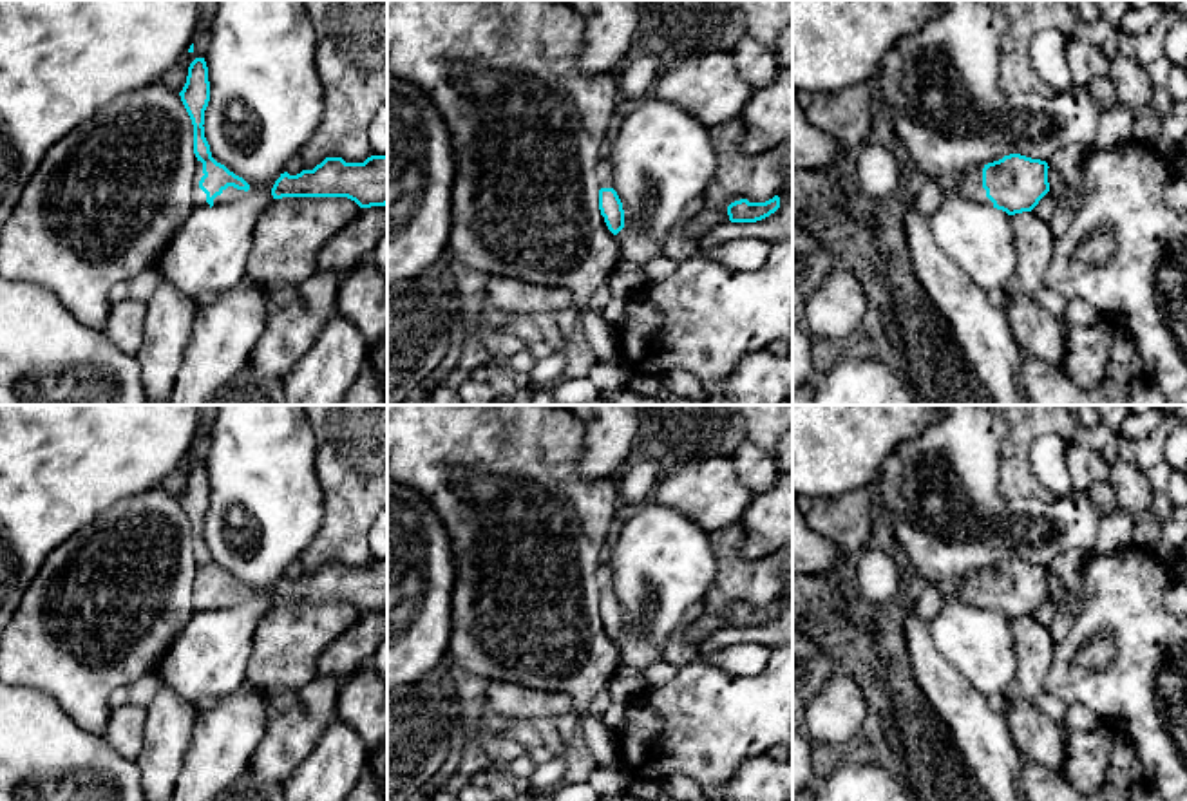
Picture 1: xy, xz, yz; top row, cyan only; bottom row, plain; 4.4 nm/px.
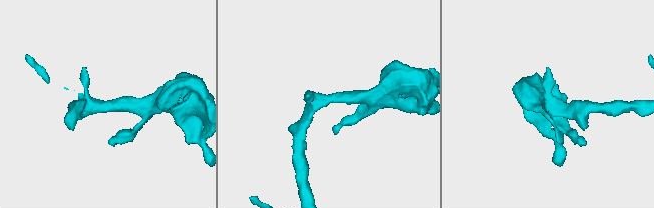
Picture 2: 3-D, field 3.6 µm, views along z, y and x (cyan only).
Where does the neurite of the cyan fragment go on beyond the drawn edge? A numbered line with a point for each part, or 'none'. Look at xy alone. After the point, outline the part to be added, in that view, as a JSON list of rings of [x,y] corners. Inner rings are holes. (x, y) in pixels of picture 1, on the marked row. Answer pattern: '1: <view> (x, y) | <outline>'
1: xy (198, 196) | [[[197,161],[197,168],[194,174],[192,201],[194,201],[194,206],[197,206],[197,208],[210,208],[210,204],[206,203],[206,193],[199,188],[199,181],[203,175],[204,175],[203,174],[203,163]]]

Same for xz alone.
1: xz (605, 170) | [[[608,157],[601,159],[601,163],[597,165],[597,175],[601,188],[613,188],[613,166]]]

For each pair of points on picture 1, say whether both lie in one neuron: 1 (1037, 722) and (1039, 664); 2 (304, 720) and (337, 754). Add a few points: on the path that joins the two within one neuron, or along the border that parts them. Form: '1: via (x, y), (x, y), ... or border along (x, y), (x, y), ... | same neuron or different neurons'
1: via (1028, 707), (1030, 678) | same neuron
2: border along (335, 716), (295, 769) | different neurons

